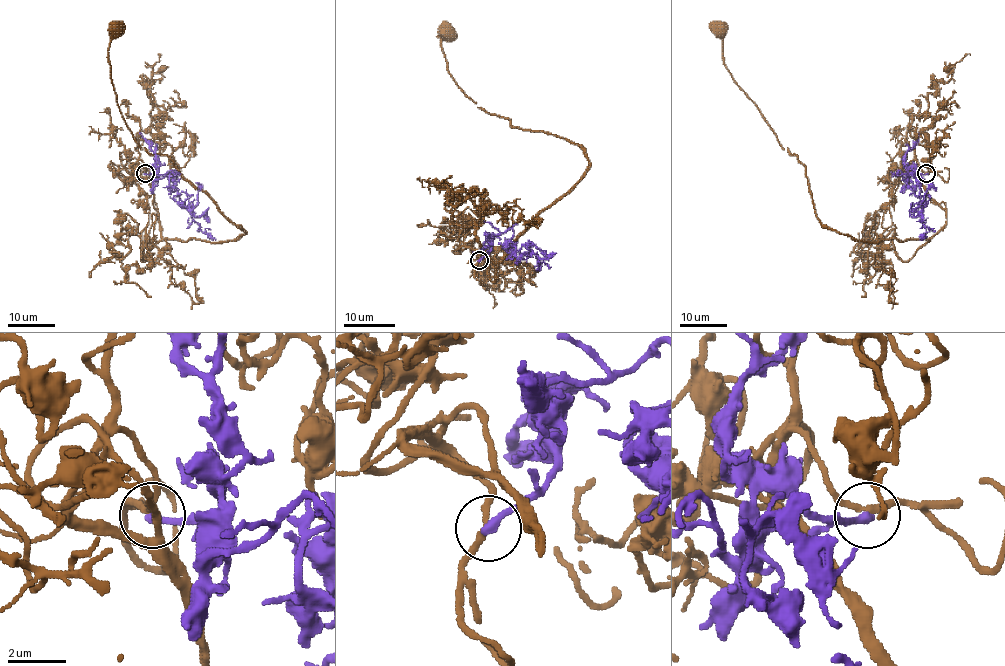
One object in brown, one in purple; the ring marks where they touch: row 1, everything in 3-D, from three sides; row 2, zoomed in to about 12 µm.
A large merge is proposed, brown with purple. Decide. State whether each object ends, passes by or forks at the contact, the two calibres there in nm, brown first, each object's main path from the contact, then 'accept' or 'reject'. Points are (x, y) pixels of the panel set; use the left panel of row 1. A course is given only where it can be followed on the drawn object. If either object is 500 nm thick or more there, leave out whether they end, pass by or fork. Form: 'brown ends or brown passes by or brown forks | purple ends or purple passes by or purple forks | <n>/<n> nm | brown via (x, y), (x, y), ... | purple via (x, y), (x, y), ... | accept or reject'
brown passes by | purple ends | 200/320 nm | brown via (145, 173), (163, 237), (225, 242), (244, 233), (166, 155), (137, 143), (111, 79), (116, 29) | purple via (145, 173), (177, 174), (170, 178), (178, 193), (174, 199), (215, 240) | accept

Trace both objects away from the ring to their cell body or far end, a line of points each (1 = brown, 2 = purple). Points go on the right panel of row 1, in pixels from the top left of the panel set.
1: (927, 173), (907, 166), (945, 212), (930, 237), (865, 242), (827, 229), (806, 168), (727, 68), (718, 29)
2: (927, 173), (896, 174), (906, 174), (908, 187), (924, 199), (926, 232), (920, 240)

